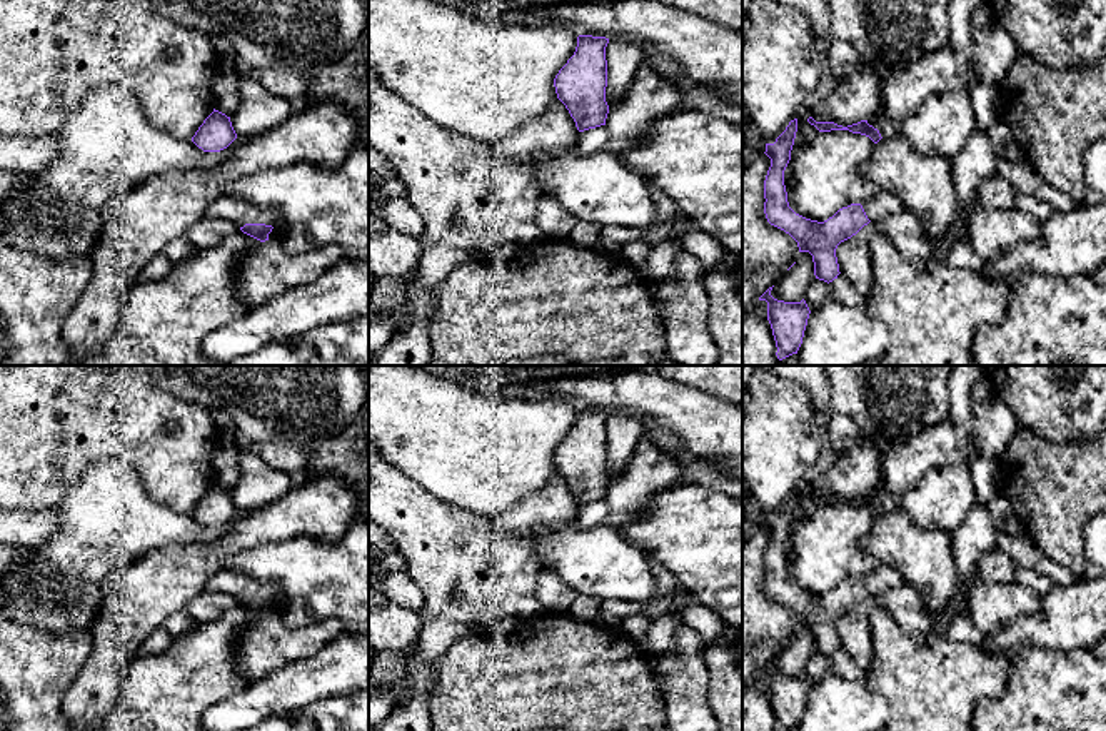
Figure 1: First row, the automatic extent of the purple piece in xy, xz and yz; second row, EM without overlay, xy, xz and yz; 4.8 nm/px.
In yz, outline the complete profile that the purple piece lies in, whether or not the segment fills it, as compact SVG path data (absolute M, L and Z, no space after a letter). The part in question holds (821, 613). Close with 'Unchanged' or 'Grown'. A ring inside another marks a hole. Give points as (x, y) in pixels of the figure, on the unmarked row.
M797 492L789 496L774 517L766 517L764 527L771 532L771 541L764 554L764 587L771 599L784 604L797 616L799 626L812 629L816 653L829 658L841 648L836 631L841 616L856 609L869 596L881 596L906 582L896 569L877 566L862 577L839 582L824 596L796 587L789 581L784 559L784 544L791 534L796 506Z. Grown

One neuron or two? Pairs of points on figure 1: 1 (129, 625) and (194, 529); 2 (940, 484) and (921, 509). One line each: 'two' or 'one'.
1: two
2: one

